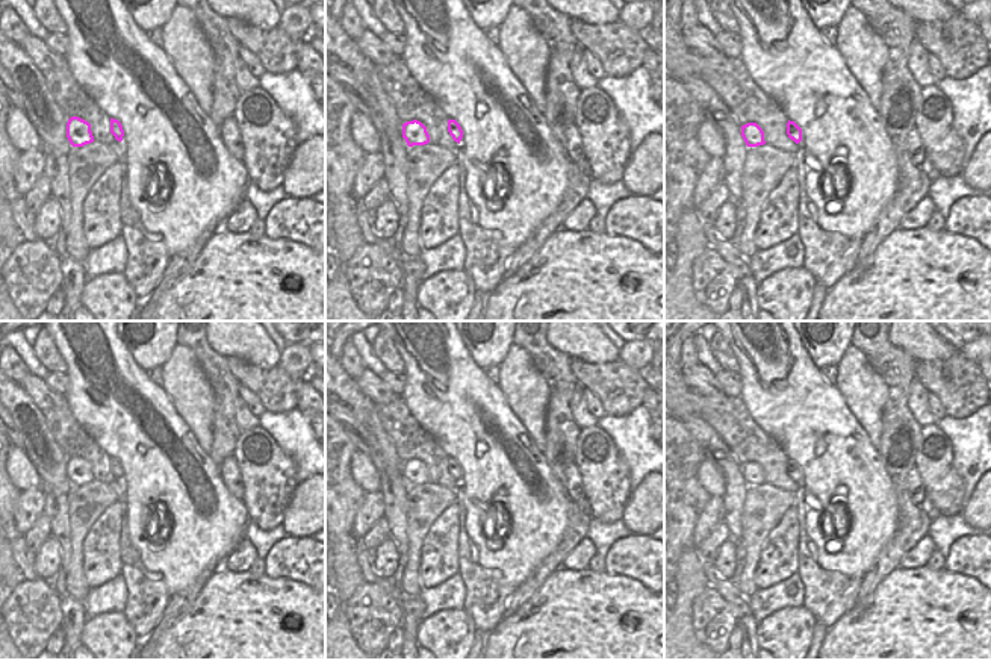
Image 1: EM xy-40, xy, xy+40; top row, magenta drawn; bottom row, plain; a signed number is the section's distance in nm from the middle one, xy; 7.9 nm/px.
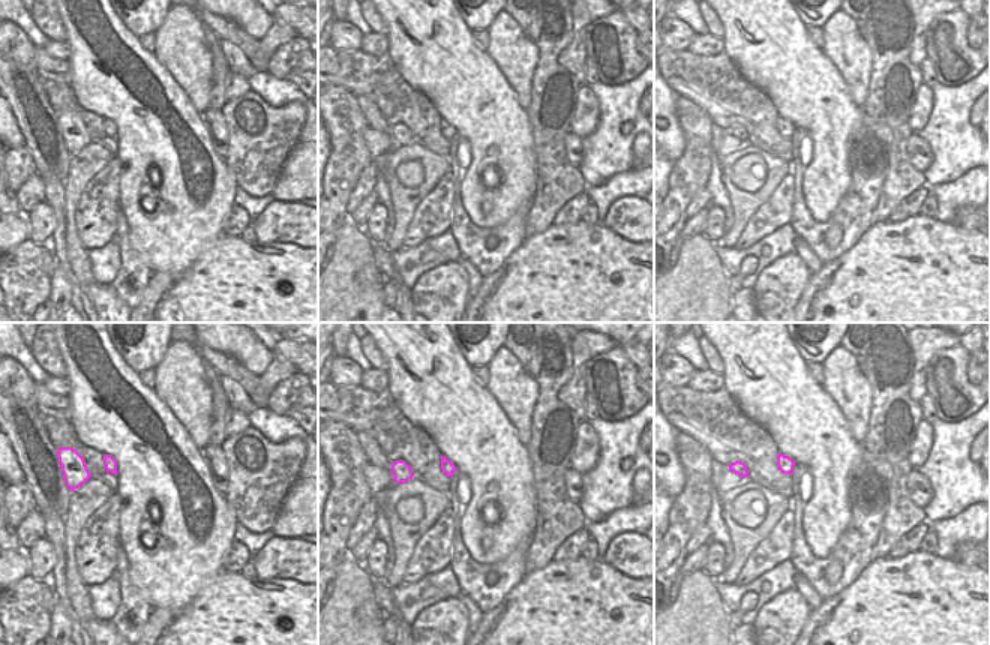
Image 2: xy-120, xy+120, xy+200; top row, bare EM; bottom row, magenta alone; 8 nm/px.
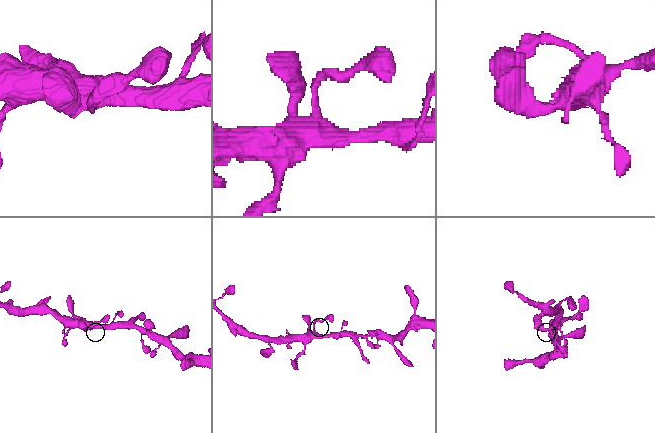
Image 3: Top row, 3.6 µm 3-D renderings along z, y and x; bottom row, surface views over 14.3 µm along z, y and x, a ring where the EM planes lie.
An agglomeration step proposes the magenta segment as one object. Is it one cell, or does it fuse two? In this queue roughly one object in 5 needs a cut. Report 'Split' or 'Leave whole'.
Leave whole.

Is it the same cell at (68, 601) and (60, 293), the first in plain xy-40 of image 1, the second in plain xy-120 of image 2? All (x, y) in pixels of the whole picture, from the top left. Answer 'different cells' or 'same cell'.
same cell

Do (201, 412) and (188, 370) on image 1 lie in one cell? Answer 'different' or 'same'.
same

